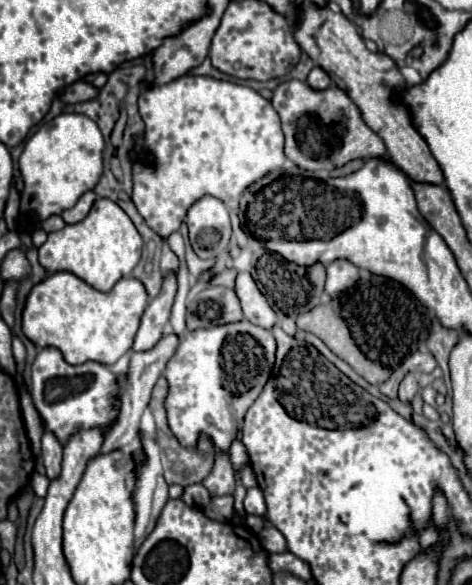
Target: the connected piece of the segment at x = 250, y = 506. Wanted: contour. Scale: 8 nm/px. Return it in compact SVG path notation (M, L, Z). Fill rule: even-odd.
M259 487L249 489L247 497L245 497L245 511L251 513L251 515L259 515L259 517L265 519L265 509L267 509L267 505L265 505L265 497L263 497L261 489Z

